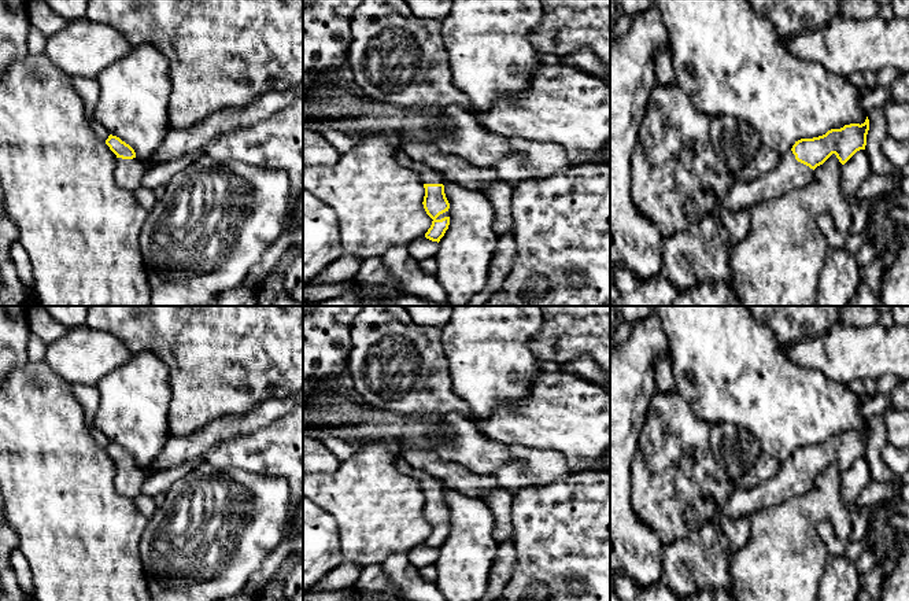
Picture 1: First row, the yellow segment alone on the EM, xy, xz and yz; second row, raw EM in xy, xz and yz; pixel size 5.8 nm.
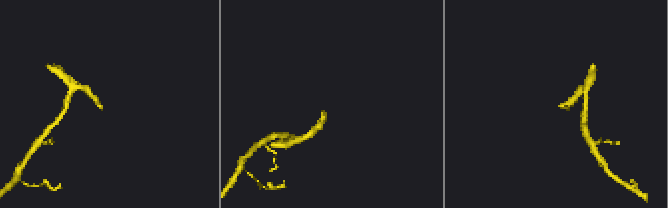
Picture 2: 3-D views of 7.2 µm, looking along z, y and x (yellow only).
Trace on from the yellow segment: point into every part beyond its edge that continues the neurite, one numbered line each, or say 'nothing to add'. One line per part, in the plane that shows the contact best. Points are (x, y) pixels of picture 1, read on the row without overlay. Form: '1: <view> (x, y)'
1: yz (789, 482)

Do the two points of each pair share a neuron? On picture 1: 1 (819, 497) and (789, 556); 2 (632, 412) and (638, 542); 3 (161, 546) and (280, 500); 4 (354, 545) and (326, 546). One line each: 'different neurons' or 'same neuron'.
1: same neuron
2: same neuron
3: same neuron
4: different neurons

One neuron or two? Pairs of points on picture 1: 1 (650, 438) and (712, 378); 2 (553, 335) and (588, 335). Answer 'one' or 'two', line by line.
1: two
2: one

